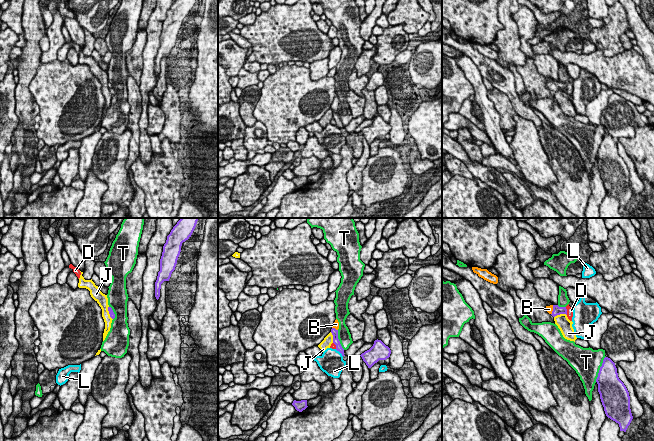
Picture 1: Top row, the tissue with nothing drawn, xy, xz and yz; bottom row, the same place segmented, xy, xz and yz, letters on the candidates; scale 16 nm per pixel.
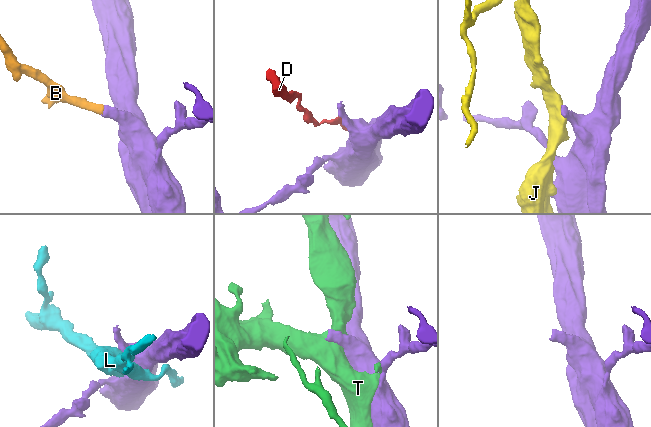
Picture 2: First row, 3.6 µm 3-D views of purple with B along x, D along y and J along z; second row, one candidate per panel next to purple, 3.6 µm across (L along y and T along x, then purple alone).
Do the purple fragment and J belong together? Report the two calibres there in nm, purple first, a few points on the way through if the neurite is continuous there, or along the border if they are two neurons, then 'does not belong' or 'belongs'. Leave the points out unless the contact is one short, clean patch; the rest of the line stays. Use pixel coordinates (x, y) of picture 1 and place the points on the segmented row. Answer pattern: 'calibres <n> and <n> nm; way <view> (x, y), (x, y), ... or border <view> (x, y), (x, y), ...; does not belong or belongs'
calibres 140 and 220 nm; border yz (566, 314), (557, 314), (554, 317); does not belong

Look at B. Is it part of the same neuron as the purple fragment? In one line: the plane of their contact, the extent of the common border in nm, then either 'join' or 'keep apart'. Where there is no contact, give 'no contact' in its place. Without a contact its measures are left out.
contact in yz; length 160 nm; join

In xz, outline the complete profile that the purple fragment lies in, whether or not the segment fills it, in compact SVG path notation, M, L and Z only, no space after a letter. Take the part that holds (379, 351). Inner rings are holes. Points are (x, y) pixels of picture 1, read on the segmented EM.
M375 340L373 346L362 353L360 356L366 363L368 368L371 368L379 360L386 360L390 357L391 350L381 340Z

